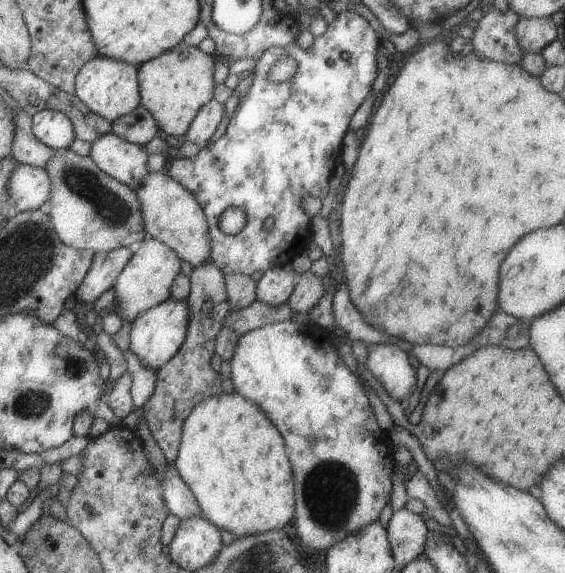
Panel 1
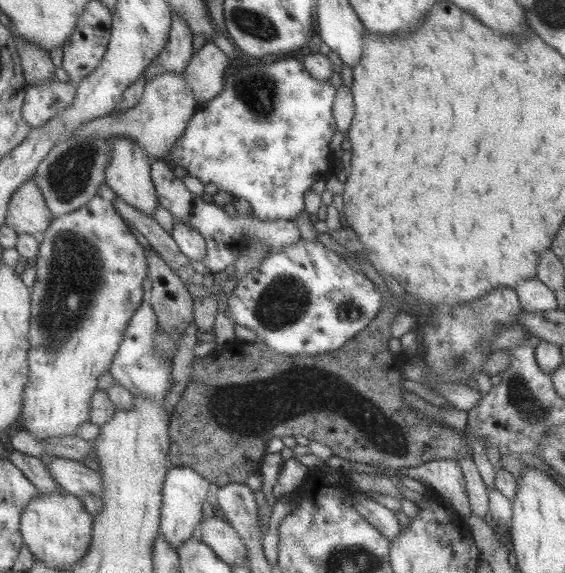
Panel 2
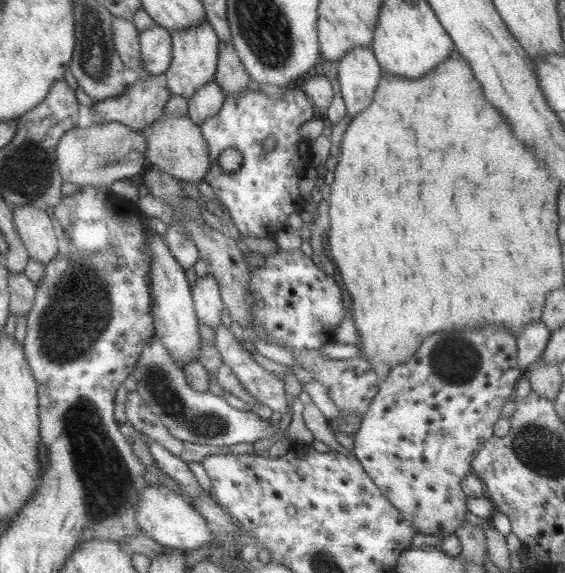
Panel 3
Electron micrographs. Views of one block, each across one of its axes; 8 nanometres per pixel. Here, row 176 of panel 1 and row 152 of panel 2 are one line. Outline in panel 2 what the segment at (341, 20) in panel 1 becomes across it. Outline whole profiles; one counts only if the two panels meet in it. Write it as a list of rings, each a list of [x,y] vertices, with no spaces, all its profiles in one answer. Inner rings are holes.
[[[287,58],[287,60],[273,60],[273,64],[267,66],[249,66],[243,68],[239,72],[235,72],[233,76],[227,76],[224,80],[224,87],[221,92],[218,92],[211,100],[197,106],[196,111],[191,115],[187,121],[187,126],[182,132],[182,135],[177,139],[175,146],[170,150],[173,164],[181,166],[186,170],[186,174],[194,176],[199,179],[201,183],[213,183],[217,190],[221,192],[228,192],[232,197],[241,198],[249,203],[252,214],[259,220],[277,220],[283,219],[293,221],[303,209],[303,193],[314,187],[314,182],[317,180],[327,180],[330,176],[334,176],[333,156],[330,155],[329,140],[333,136],[336,129],[336,122],[332,115],[332,106],[336,90],[331,85],[330,81],[317,80],[313,78],[302,65],[301,60],[295,58]],[[257,140],[263,142],[263,148],[257,146]]]

